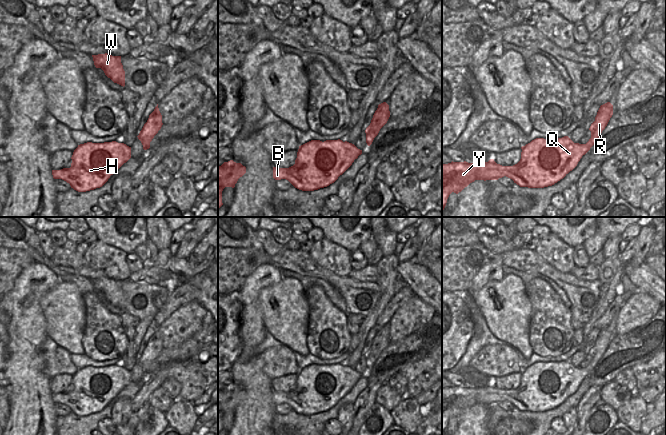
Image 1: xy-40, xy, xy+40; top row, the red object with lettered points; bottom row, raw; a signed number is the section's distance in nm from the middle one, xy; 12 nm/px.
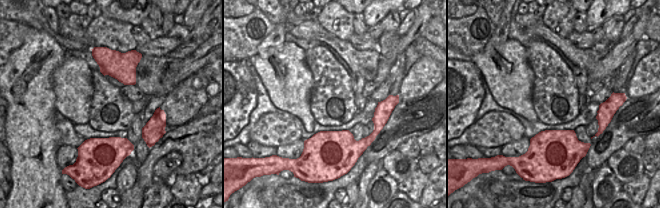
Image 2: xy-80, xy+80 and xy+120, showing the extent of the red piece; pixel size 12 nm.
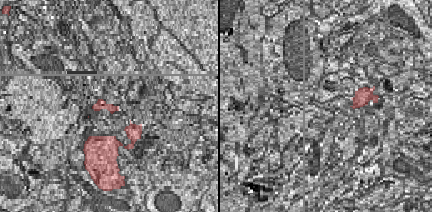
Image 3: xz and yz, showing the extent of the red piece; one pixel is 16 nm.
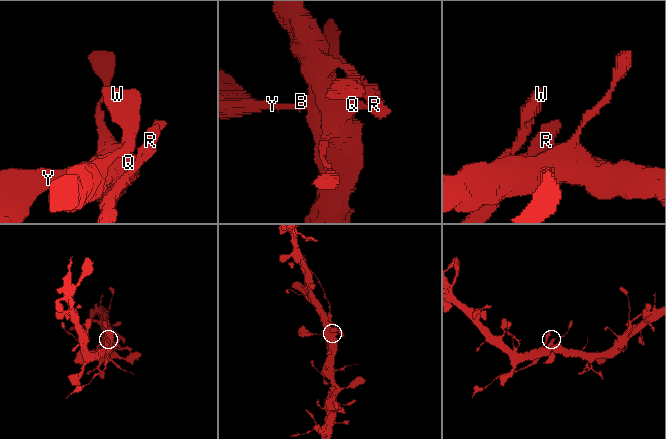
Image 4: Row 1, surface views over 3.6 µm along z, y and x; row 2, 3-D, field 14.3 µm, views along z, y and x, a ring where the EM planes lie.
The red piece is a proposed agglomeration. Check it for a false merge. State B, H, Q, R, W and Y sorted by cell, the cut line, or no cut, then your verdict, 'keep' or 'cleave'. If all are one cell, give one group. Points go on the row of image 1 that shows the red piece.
groups B H Q W Y / R; cut xy+40 (589, 139), (593, 144); cleave

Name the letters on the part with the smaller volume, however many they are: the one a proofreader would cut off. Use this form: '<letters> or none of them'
R

